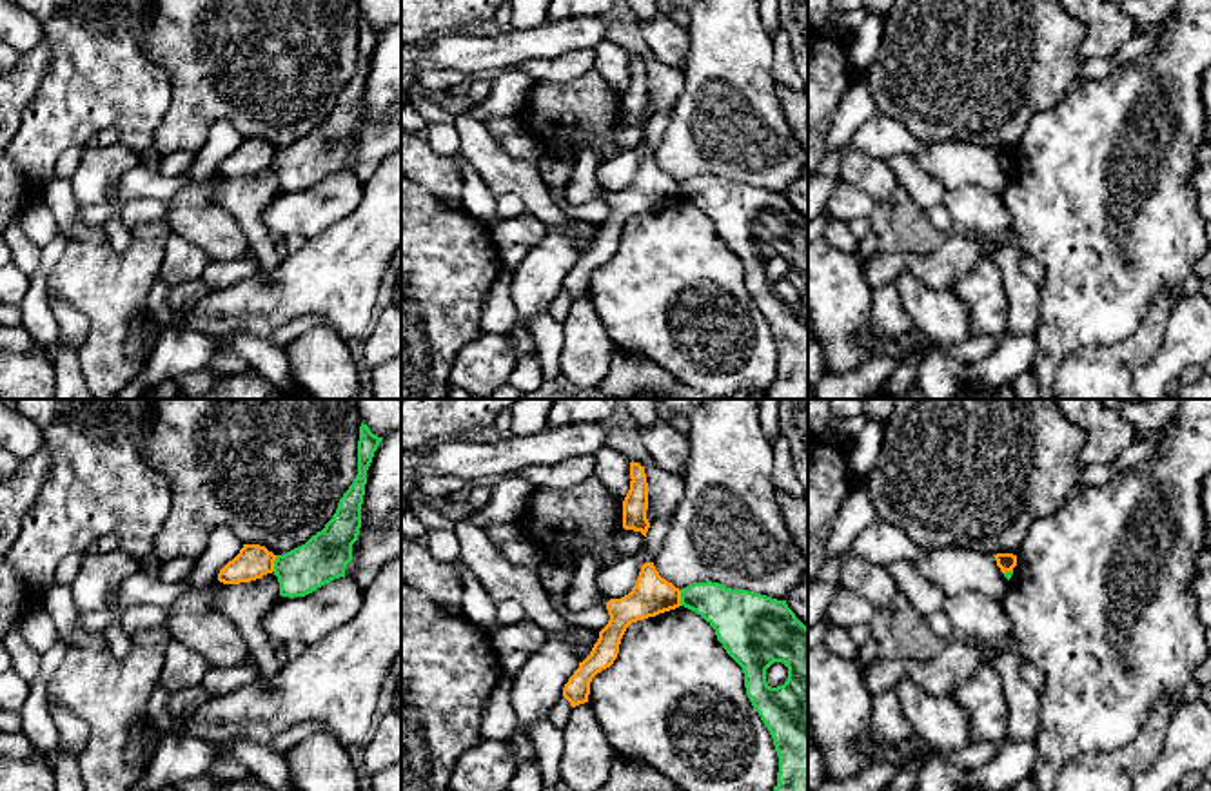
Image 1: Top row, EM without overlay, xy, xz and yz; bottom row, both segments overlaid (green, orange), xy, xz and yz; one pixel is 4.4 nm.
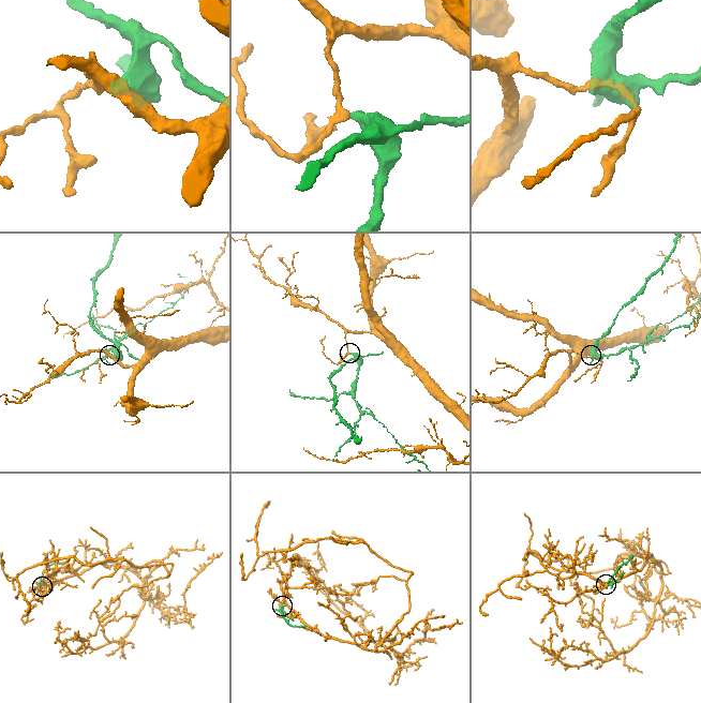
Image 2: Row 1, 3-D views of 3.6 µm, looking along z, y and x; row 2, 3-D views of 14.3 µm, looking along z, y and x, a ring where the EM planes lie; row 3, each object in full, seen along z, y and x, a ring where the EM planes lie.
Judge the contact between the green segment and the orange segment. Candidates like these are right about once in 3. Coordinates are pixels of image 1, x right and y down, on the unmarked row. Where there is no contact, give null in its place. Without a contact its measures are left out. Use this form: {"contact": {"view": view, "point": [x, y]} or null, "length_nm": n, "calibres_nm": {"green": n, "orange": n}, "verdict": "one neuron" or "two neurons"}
{"contact": {"view": "xy", "point": [275, 156]}, "length_nm": 70, "calibres_nm": {"green": 220, "orange": 150}, "verdict": "two neurons"}

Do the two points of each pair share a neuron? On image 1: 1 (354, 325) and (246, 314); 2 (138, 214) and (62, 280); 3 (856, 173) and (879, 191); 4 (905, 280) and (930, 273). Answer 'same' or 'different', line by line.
1: same
2: different
3: same
4: different

